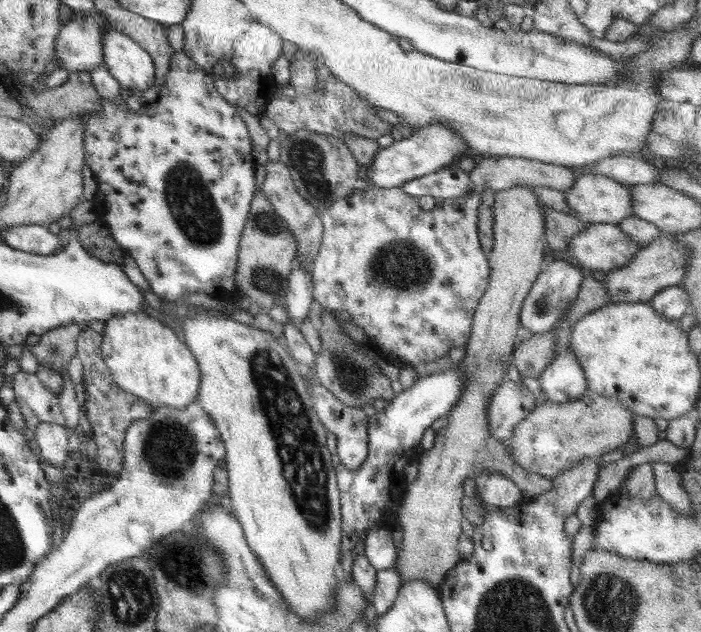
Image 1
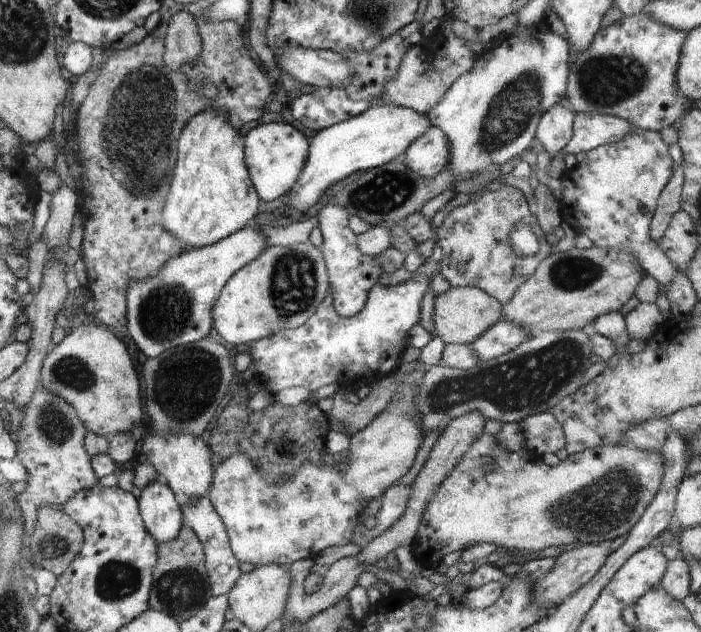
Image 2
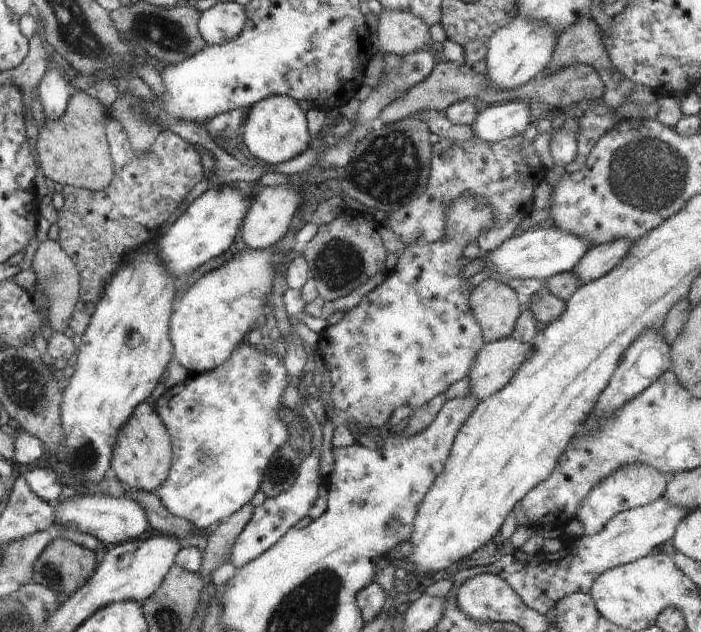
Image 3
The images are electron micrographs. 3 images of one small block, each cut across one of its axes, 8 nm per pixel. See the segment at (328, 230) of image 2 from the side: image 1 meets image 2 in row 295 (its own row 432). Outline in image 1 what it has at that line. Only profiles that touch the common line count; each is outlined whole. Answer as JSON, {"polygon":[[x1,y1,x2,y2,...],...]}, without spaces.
{"polygon":[[320,383,310,387,311,401,318,420,327,430,337,435,337,454,348,467,356,468,366,457,369,449,368,415,362,409,346,406]]}

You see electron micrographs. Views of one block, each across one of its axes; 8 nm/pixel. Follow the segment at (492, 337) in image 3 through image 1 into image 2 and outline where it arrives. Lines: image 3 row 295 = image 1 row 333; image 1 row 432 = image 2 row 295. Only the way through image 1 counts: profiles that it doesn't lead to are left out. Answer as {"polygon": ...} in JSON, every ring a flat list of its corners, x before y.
{"polygon":[[450,287,435,298,434,330,446,343,471,345,493,324,503,318,503,304,485,290,476,287]]}

